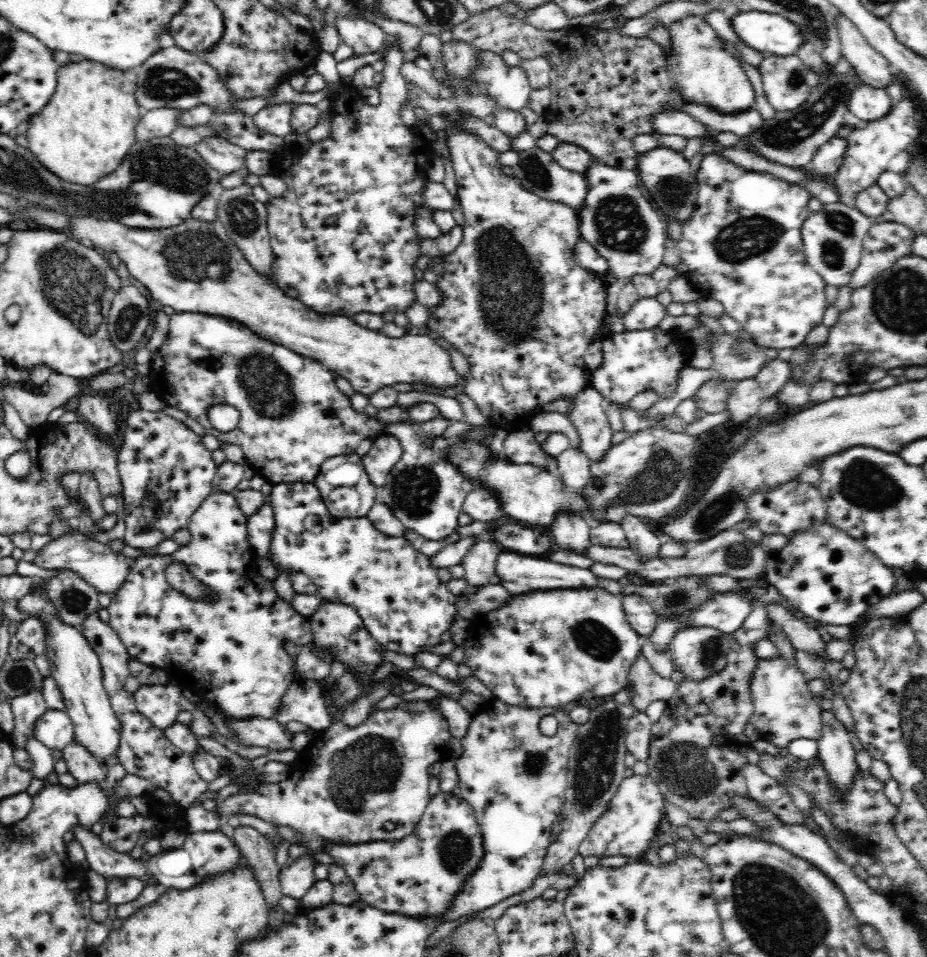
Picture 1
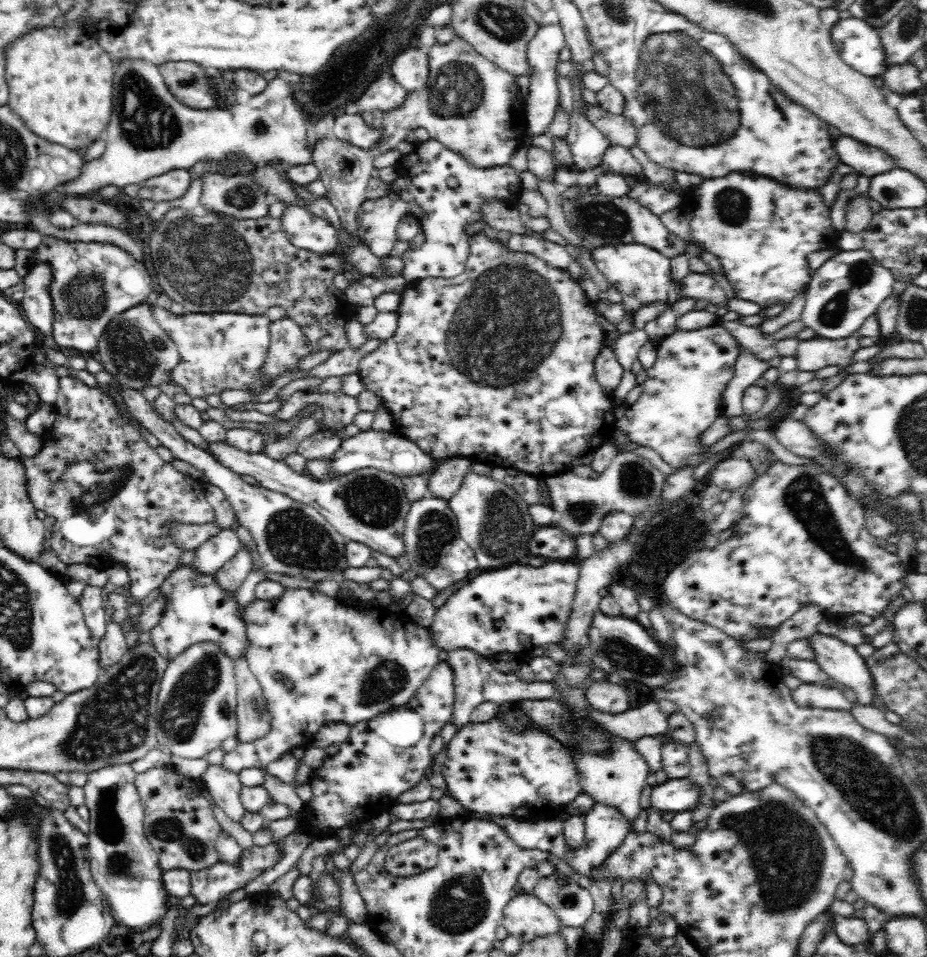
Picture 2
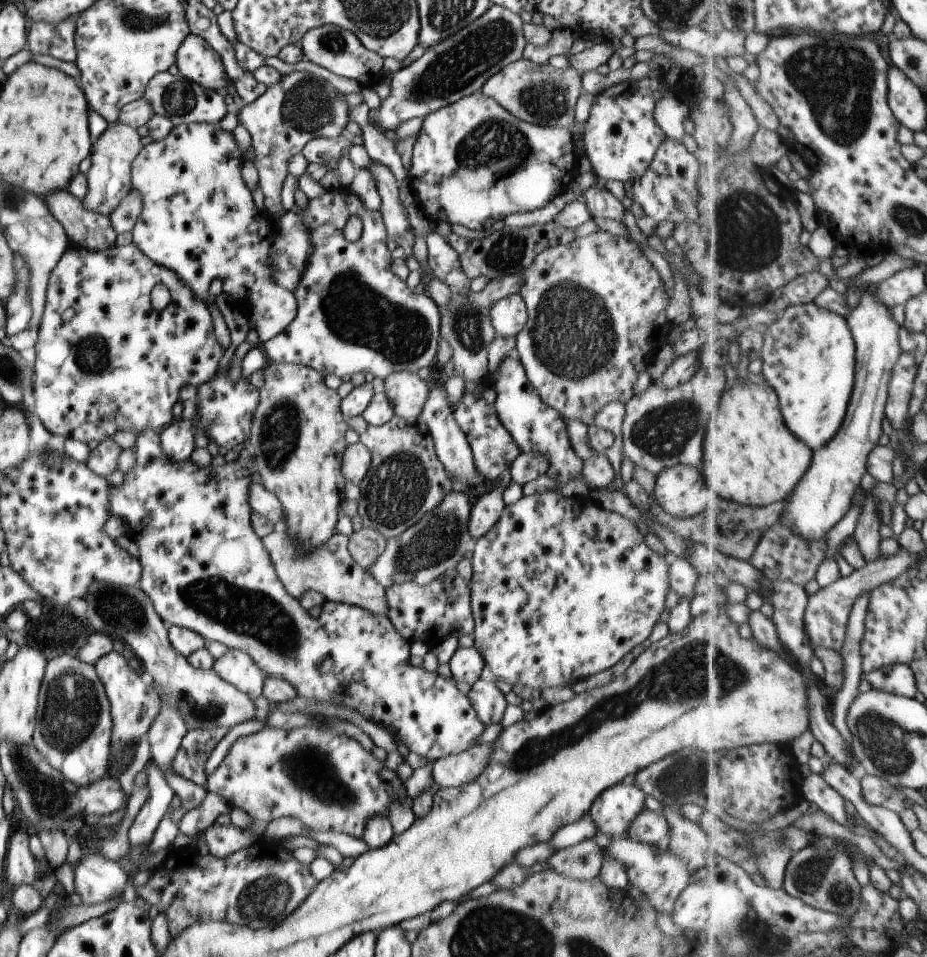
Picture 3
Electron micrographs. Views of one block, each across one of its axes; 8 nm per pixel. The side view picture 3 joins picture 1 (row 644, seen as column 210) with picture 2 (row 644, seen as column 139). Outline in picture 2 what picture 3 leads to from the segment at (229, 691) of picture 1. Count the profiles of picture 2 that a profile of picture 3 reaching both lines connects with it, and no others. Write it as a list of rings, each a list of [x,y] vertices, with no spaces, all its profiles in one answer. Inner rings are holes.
[[[194,563],[178,565],[166,576],[159,590],[159,598],[163,598],[162,616],[158,624],[149,630],[149,643],[155,648],[156,654],[169,663],[190,646],[211,642],[232,661],[246,657],[250,646],[244,621],[246,607],[236,603],[236,591],[222,587],[216,575],[198,571]]]

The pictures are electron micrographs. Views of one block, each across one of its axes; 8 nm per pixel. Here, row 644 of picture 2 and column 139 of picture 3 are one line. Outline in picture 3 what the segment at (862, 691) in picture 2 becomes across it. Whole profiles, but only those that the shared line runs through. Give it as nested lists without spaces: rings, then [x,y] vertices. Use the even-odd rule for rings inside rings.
[[[148,760],[143,769],[147,773],[146,785],[149,794],[135,815],[127,831],[127,836],[130,848],[144,852],[151,842],[153,833],[163,818],[163,814],[167,812],[167,806],[175,799],[157,765]]]

